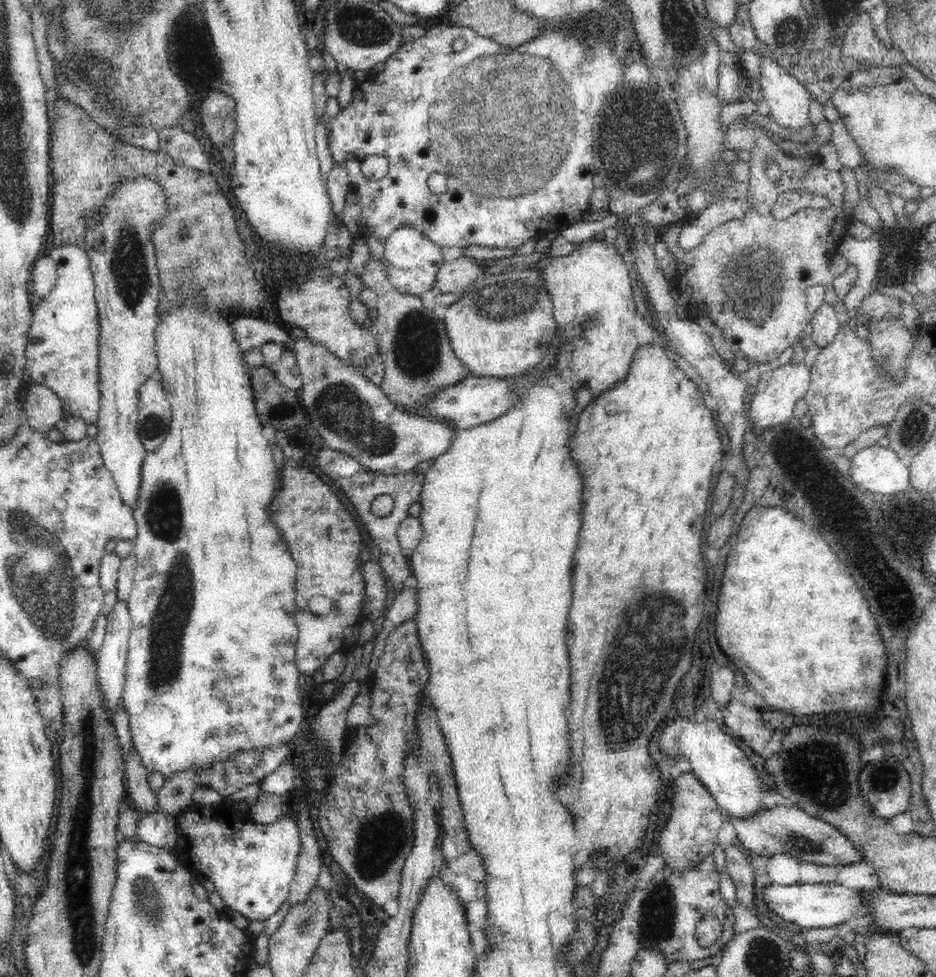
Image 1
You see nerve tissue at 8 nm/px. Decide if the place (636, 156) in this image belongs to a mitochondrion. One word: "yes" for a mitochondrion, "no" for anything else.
yes

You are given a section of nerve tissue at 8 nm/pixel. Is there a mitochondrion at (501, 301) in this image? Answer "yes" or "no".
yes

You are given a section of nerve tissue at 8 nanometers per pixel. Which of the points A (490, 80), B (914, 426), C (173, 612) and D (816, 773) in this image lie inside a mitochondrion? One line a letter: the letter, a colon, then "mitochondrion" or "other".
A: mitochondrion
B: mitochondrion
C: mitochondrion
D: mitochondrion

